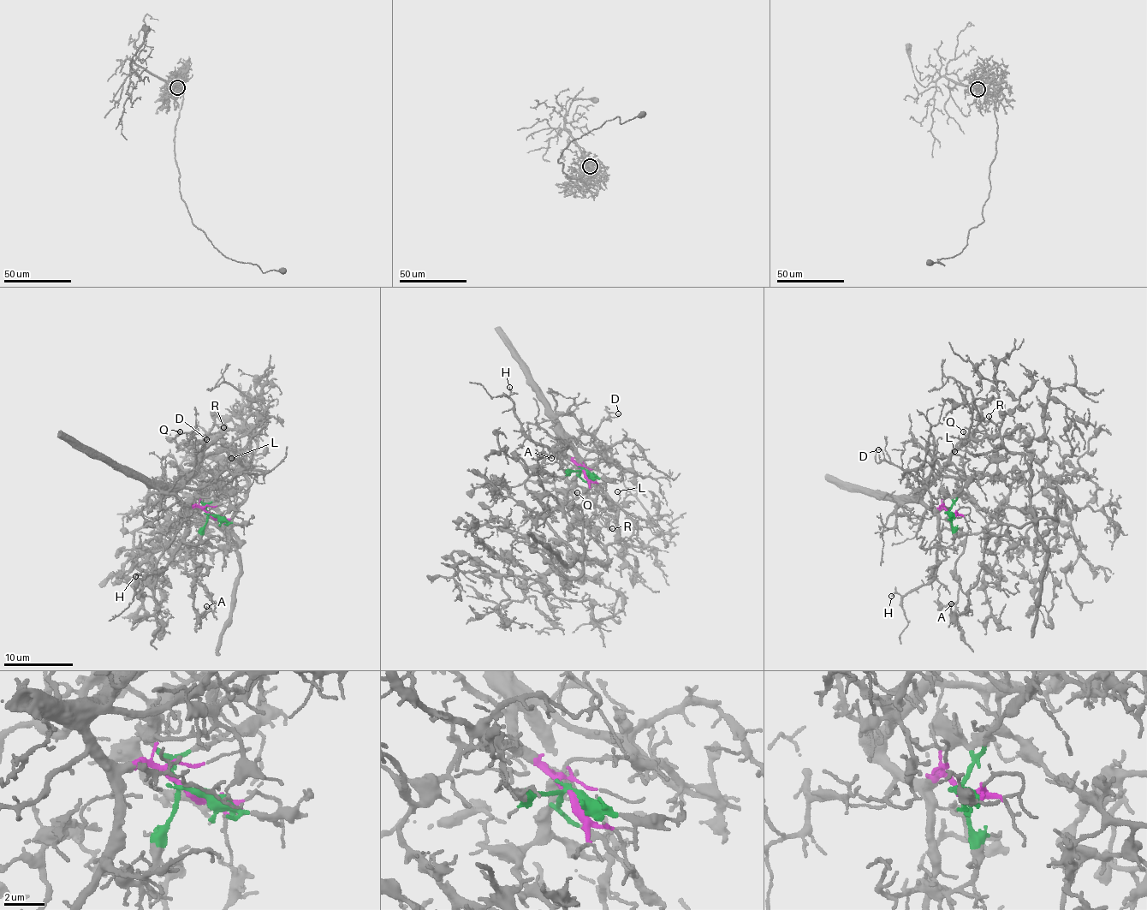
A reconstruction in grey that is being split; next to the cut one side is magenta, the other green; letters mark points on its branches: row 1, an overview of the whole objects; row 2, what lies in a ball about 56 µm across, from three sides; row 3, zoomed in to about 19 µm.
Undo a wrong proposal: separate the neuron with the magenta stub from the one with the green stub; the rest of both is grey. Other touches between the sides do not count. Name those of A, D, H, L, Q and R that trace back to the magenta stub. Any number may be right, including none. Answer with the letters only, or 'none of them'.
D, H, L, Q

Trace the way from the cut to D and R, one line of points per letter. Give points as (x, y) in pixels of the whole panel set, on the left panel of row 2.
D: (211, 515), (198, 506), (184, 505), (177, 492), (189, 477), (207, 439)
R: (211, 515), (196, 496), (195, 508), (242, 544), (232, 514), (249, 481), (199, 466), (207, 437), (222, 426)

